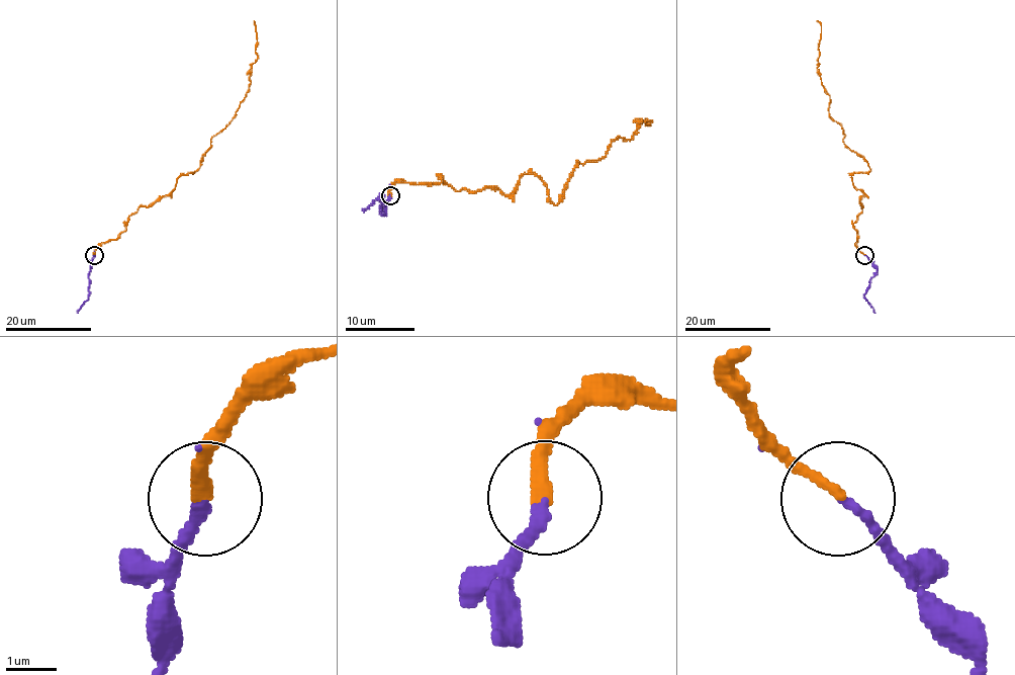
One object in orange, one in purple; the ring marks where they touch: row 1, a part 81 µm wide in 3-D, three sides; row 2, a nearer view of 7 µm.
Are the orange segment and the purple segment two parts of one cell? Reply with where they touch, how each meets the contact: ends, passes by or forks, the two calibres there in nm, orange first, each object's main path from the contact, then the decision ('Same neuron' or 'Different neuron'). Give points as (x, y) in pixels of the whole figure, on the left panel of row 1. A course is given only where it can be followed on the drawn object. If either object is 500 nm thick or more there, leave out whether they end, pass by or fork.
Place: (94, 255). At the ring orange ends. At the ring purple ends. Thickness 240 nm (orange) against 180 nm. Course of orange: (94, 255), (141, 206), (151, 206), (200, 167), (210, 139), (225, 128), (251, 84), (254, 20). Course of purple: (94, 255), (90, 269), (88, 299), (77, 313). Same neuron

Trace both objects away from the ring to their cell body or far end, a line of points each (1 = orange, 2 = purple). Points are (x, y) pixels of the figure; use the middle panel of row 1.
1: (389, 194), (442, 177), (509, 194), (535, 174), (555, 205), (576, 160), (601, 160), (645, 118)
2: (389, 194), (382, 214), (381, 194), (362, 211)

